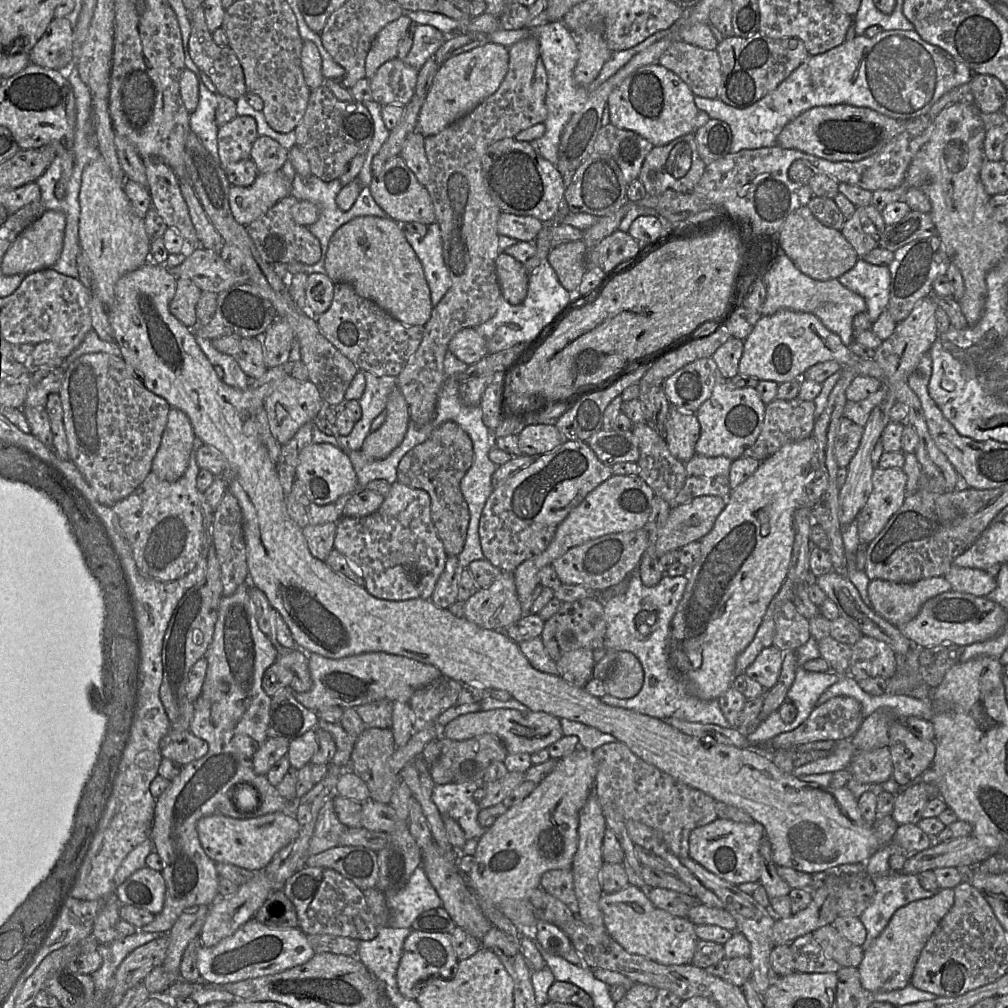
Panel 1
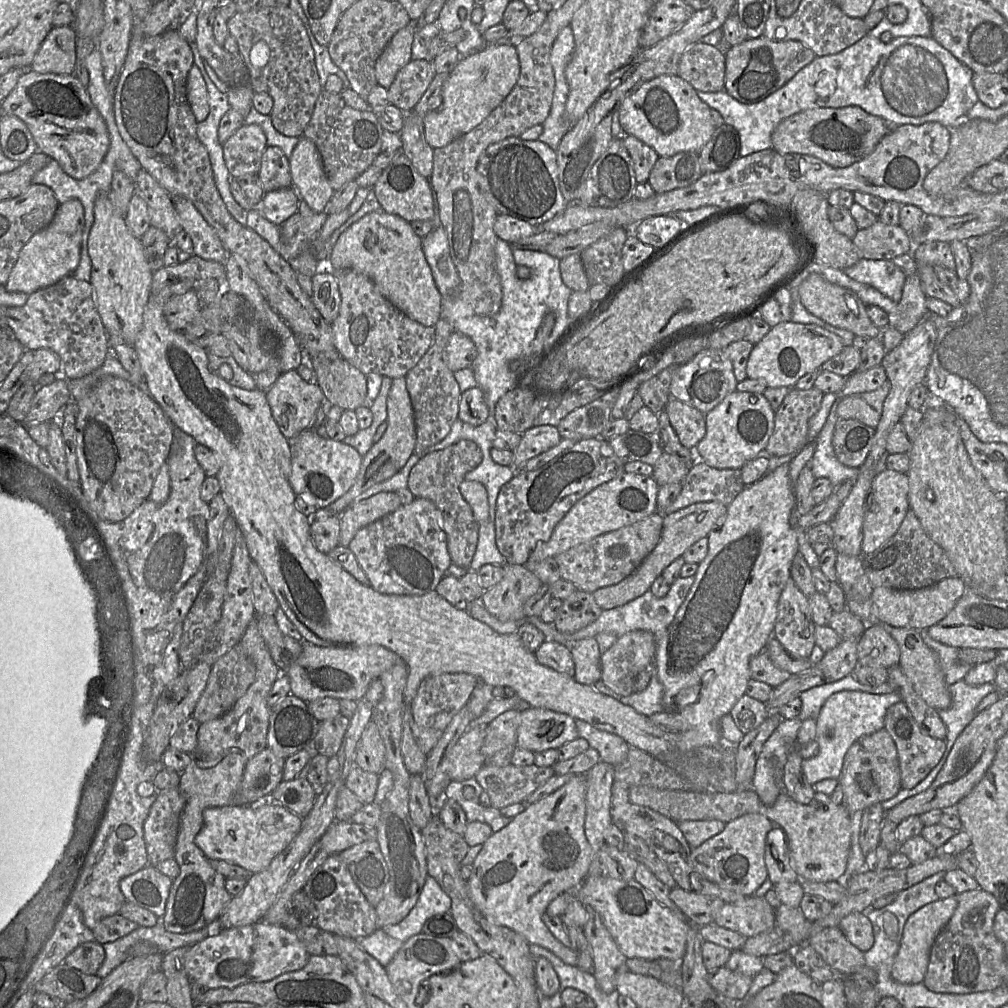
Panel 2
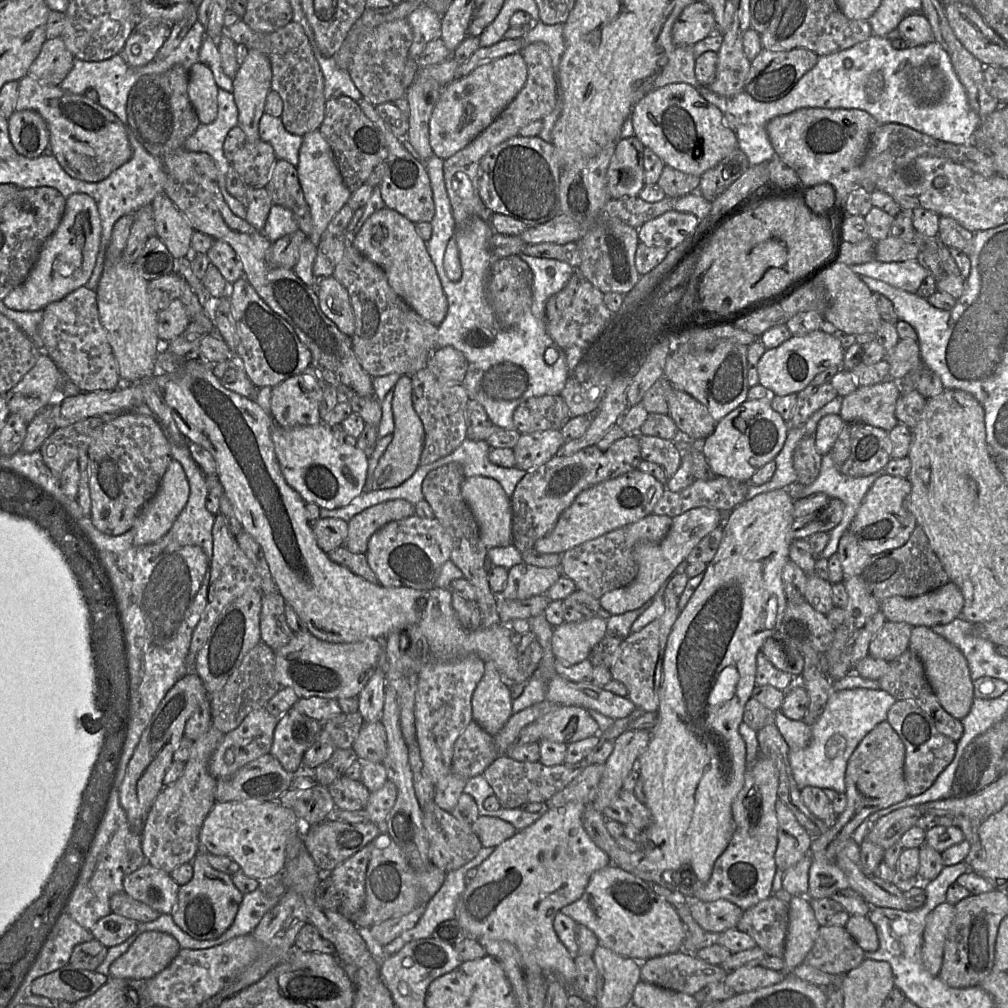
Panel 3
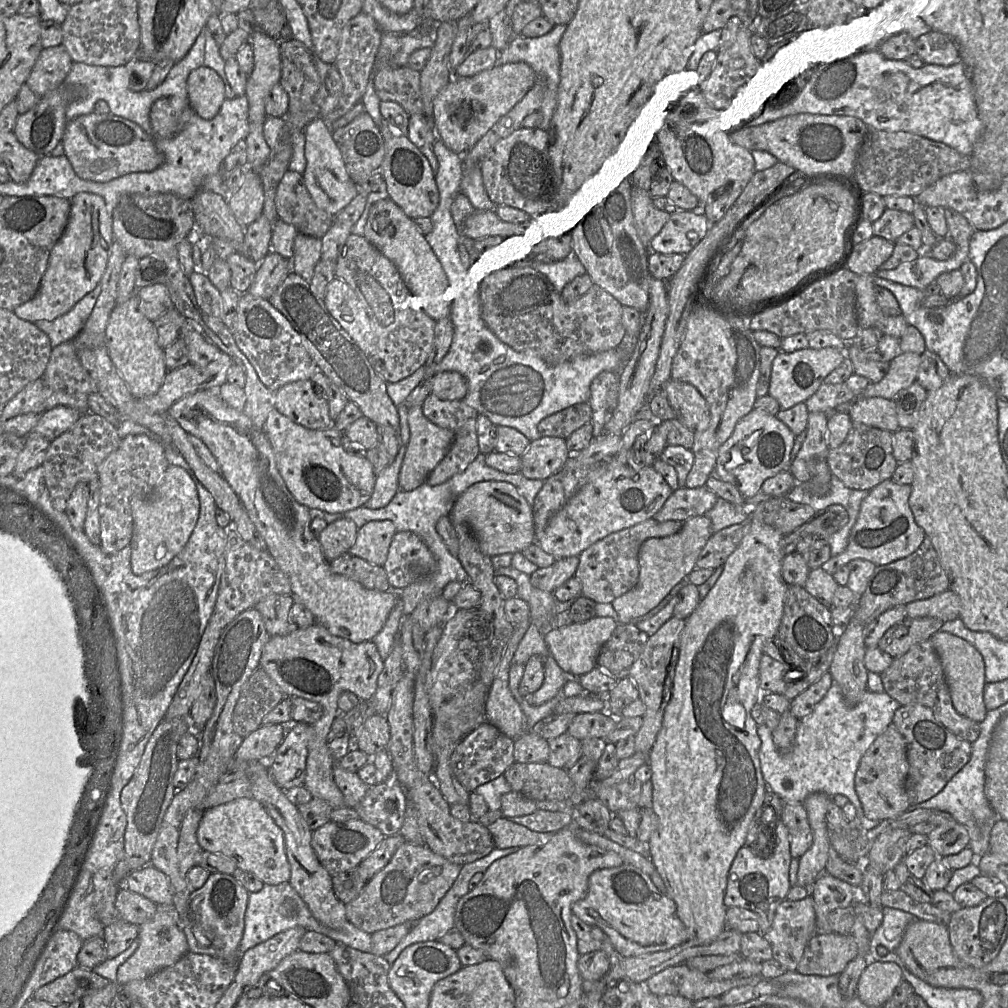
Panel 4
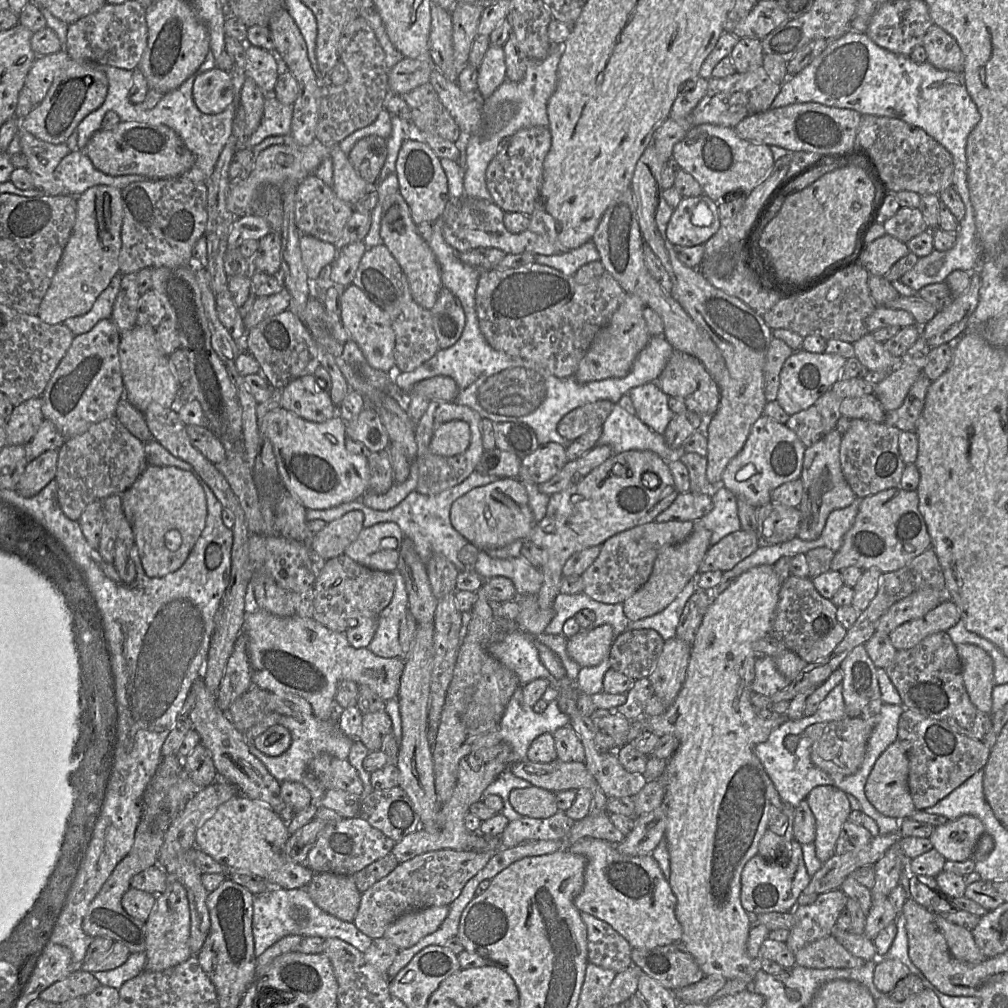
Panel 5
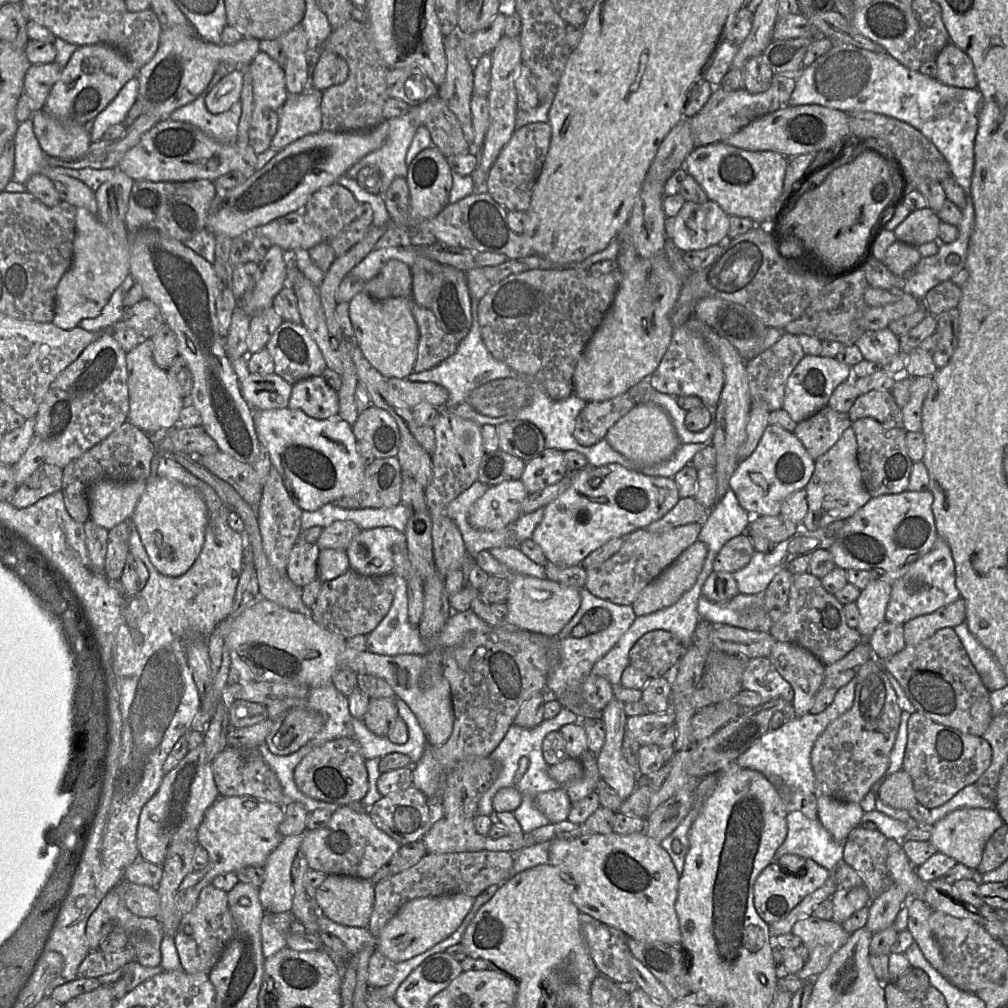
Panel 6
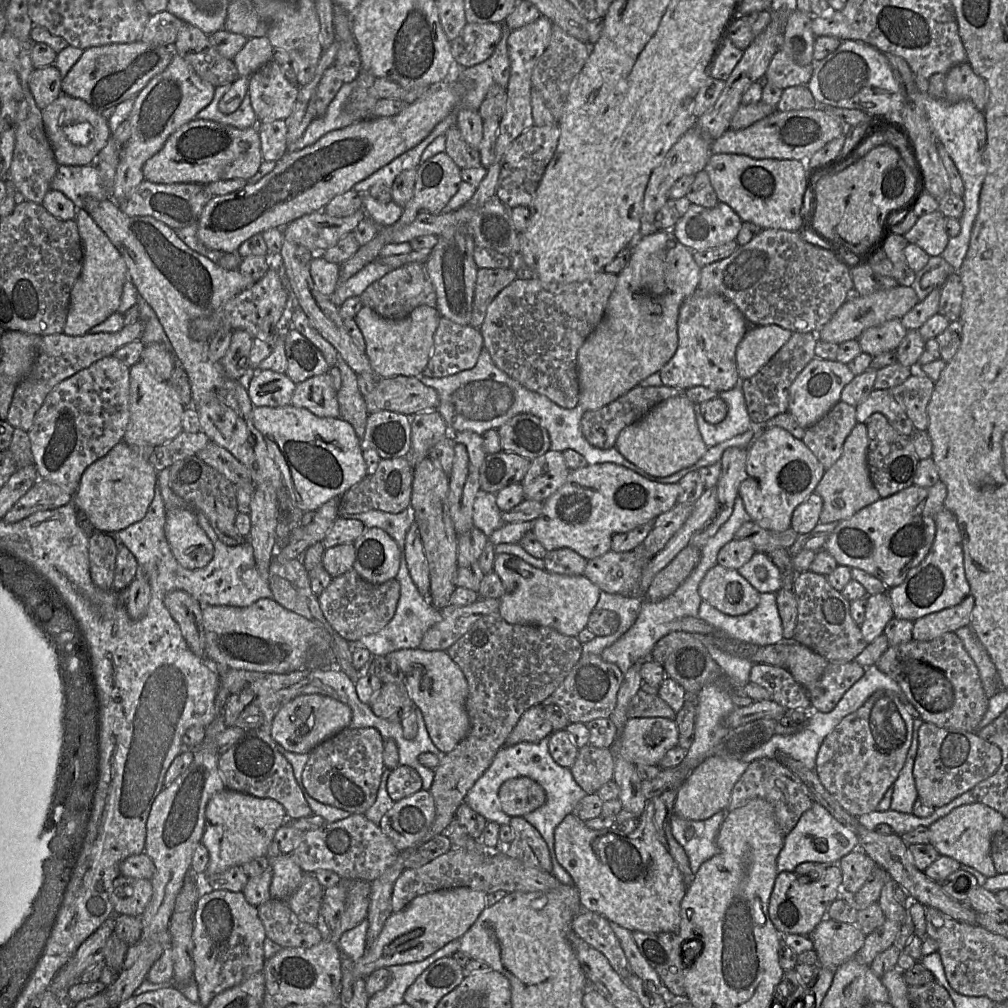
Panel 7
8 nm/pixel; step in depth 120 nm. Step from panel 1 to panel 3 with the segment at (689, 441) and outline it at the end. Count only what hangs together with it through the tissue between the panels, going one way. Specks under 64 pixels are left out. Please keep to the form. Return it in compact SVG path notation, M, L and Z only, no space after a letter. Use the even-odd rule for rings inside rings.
M671 387L667 395L667 404L667 415L686 438L705 439L714 431L716 422L707 408L689 394Z

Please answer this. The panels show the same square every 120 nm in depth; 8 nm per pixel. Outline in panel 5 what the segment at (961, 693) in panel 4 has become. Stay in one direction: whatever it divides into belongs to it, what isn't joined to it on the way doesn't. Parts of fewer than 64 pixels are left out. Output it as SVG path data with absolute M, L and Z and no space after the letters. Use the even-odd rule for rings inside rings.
M958 644L956 650L961 662L964 686L971 702L980 711L992 715L995 682L991 657L973 644Z

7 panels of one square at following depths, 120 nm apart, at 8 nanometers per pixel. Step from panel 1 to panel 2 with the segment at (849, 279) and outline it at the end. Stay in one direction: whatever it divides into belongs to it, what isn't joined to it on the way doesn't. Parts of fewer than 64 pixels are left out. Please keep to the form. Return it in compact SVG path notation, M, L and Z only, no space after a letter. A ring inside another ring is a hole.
M860 258L843 271L851 279L877 289L895 302L901 299L906 274L891 260Z

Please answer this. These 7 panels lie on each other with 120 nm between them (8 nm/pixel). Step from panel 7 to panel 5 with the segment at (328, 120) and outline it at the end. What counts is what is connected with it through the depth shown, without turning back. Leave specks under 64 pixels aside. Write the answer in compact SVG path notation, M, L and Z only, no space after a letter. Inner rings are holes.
M266 94L261 124L244 142L245 148L252 149L271 136L289 136L292 117L293 105L284 105L273 94Z

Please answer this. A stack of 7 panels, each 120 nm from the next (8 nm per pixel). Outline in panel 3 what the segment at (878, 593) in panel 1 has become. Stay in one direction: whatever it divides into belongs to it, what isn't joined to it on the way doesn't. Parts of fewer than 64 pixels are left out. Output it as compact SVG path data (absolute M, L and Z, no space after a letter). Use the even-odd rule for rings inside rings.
M950 581L940 588L917 597L887 598L880 602L880 611L887 621L930 628L948 624L959 618L963 606L964 597L960 589Z

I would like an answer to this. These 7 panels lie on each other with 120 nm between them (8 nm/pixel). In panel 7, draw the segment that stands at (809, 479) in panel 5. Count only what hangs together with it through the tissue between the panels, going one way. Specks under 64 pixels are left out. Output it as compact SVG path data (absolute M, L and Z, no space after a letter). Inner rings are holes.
M857 423L843 444L840 458L824 472L815 488L814 493L820 495L823 500L819 523L827 524L848 519L880 499L879 492L871 481L867 465L868 445L867 428L864 423Z

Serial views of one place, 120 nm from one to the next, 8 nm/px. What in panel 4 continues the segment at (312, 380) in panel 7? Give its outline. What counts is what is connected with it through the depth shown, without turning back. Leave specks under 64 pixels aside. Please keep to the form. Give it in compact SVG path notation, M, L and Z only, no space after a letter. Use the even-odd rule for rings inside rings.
M310 379L296 380L281 386L274 392L274 407L293 422L313 429L327 429L335 427L329 416L328 402L325 392L315 392Z

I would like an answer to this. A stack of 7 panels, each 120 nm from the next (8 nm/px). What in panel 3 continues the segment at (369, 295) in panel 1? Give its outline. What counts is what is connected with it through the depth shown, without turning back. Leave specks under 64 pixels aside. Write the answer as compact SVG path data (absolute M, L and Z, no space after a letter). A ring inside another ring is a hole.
M385 207L365 221L354 236L352 245L385 272L391 288L413 310L434 326L440 325L447 314L447 297L426 242L413 222L397 211Z

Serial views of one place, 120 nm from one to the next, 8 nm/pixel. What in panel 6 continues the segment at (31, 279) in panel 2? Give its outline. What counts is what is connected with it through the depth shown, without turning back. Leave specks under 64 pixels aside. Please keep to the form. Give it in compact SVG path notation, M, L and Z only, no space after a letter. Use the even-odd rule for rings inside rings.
M116 169L112 179L94 193L97 215L85 208L76 209L73 260L56 288L55 315L52 324L70 330L83 319L97 317L113 292L129 275L129 233L125 225L129 195L134 180Z

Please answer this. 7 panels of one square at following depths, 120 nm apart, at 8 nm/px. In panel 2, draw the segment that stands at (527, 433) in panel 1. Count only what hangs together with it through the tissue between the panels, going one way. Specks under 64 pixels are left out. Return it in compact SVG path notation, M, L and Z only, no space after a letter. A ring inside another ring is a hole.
M539 425L526 430L513 451L512 466L516 470L522 470L529 459L553 448L561 439L557 427L553 425Z

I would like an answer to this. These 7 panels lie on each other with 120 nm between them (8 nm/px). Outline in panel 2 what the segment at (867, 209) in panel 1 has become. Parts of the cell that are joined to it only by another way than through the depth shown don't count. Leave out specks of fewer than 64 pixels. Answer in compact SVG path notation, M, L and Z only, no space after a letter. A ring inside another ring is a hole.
M881 220L865 229L859 229L852 239L860 258L892 260L911 253L915 244L899 225L888 225Z

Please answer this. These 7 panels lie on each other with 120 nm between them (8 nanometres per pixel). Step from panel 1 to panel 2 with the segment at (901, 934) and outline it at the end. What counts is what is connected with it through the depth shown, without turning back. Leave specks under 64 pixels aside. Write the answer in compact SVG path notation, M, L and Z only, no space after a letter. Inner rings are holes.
M957 894L945 899L939 898L937 901L921 907L909 916L904 925L900 946L893 959L891 968L891 976L895 981L902 984L917 984L923 982L933 943L940 931L949 922L956 910L957 903Z

